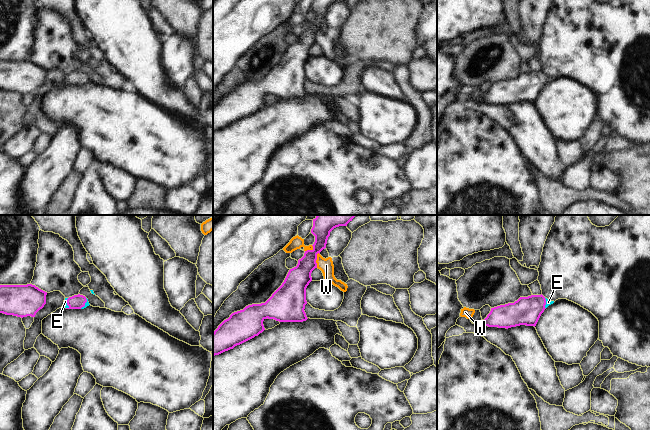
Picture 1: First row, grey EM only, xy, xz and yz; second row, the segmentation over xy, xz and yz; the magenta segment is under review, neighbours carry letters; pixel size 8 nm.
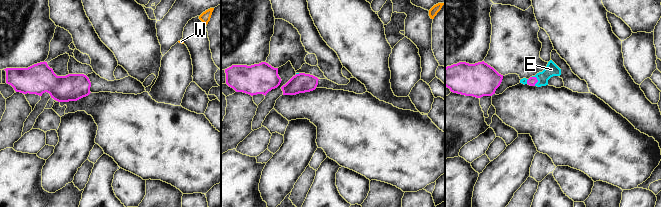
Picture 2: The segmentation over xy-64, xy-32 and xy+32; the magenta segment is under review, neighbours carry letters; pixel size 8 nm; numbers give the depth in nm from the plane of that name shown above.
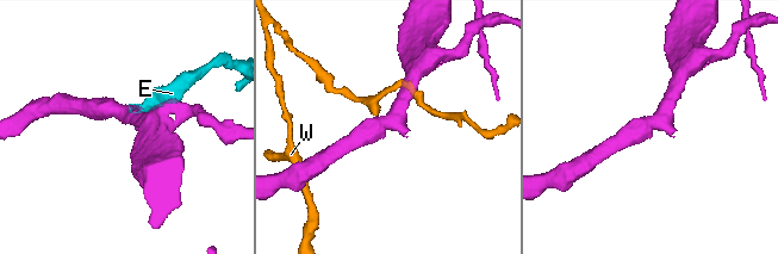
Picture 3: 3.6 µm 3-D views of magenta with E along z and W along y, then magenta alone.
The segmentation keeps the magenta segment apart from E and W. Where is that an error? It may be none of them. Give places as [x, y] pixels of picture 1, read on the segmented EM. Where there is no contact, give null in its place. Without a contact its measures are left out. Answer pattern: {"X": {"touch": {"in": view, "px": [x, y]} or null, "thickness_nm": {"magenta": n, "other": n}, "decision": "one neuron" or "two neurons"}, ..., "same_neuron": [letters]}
{"E": {"touch": {"in": "xy", "px": [67, 303]}, "thickness_nm": {"magenta": 110, "other": 30}, "decision": "one neuron"}, "W": {"touch": {"in": "xz", "px": [316, 259]}, "thickness_nm": {"magenta": 190, "other": 110}, "decision": "two neurons"}, "same_neuron": ["E"]}

